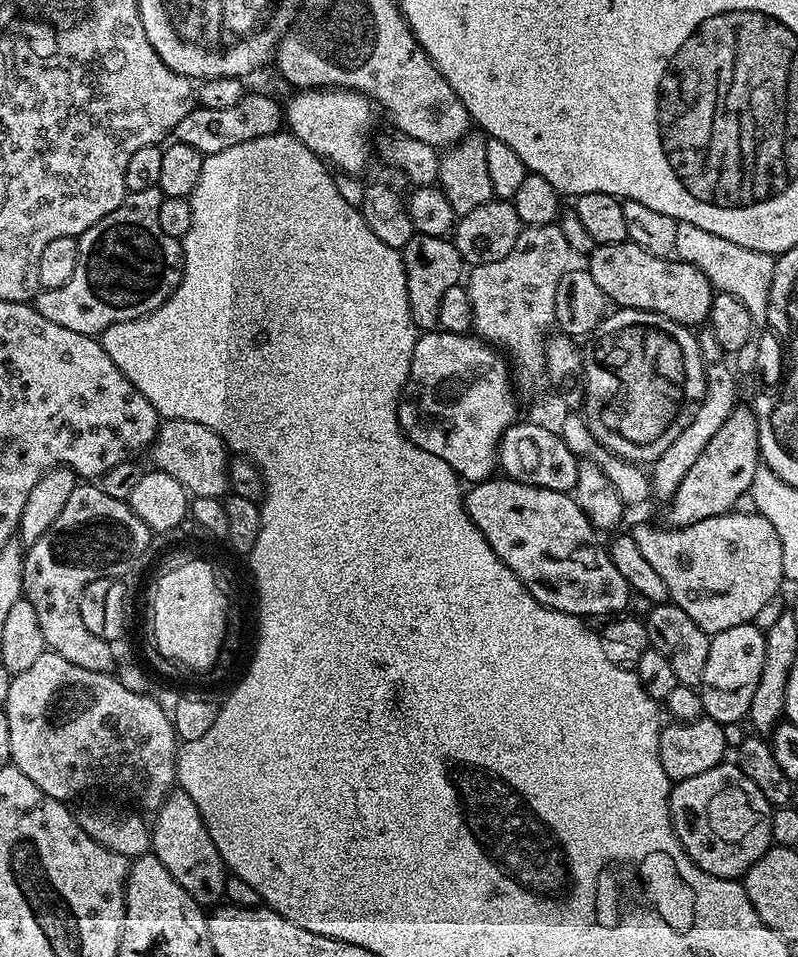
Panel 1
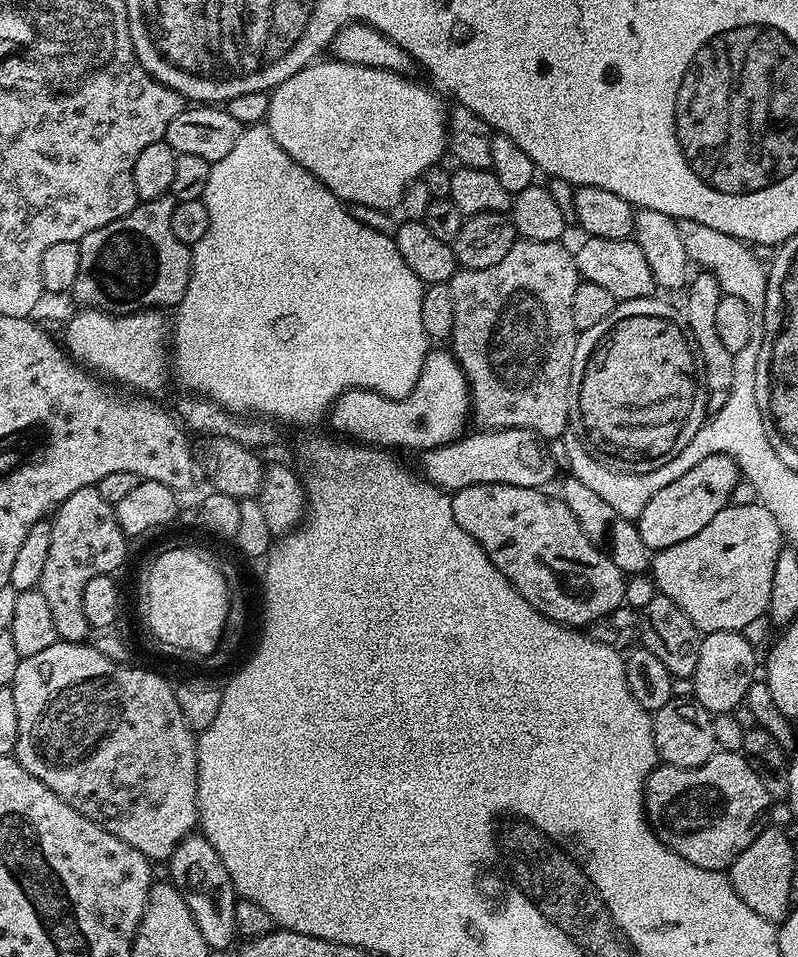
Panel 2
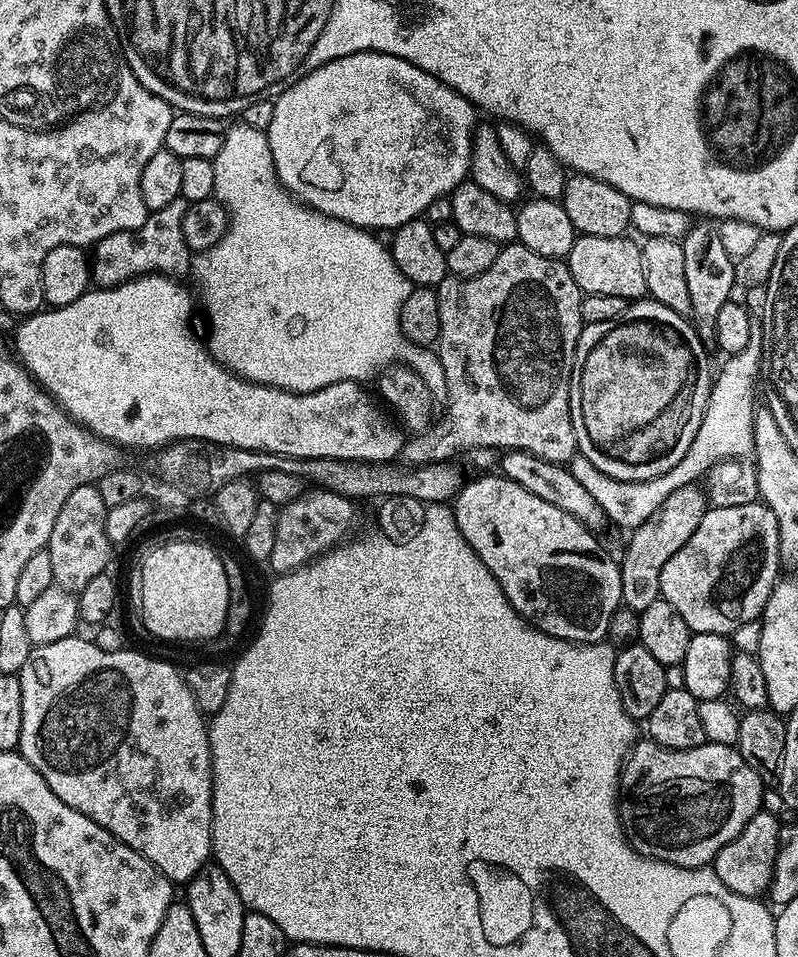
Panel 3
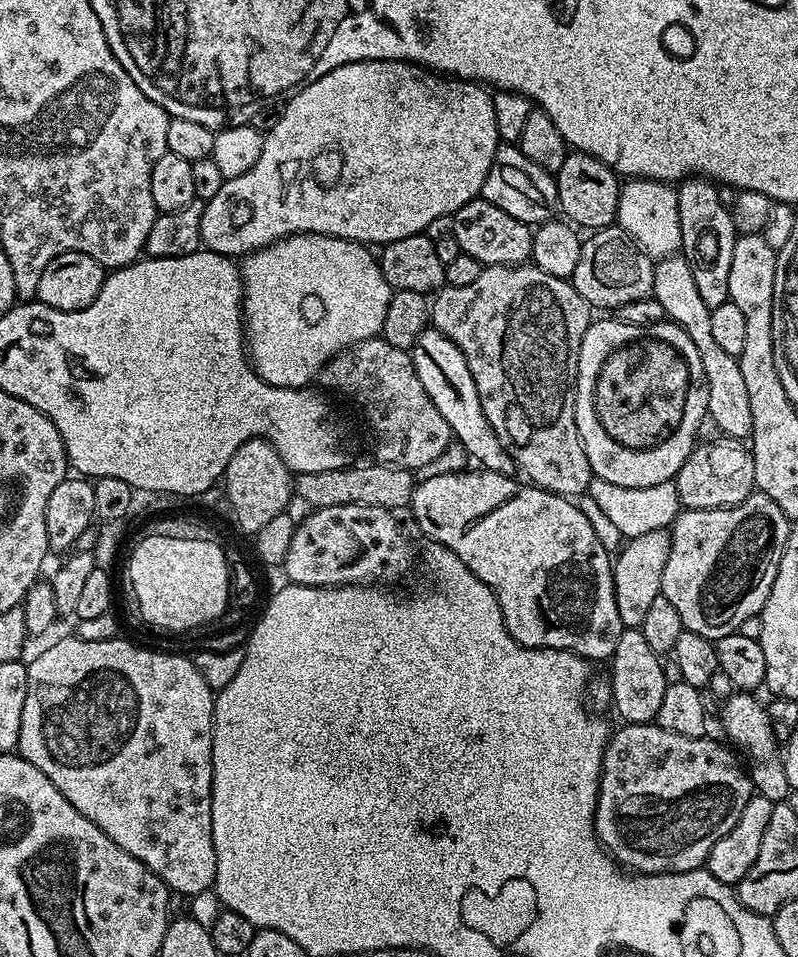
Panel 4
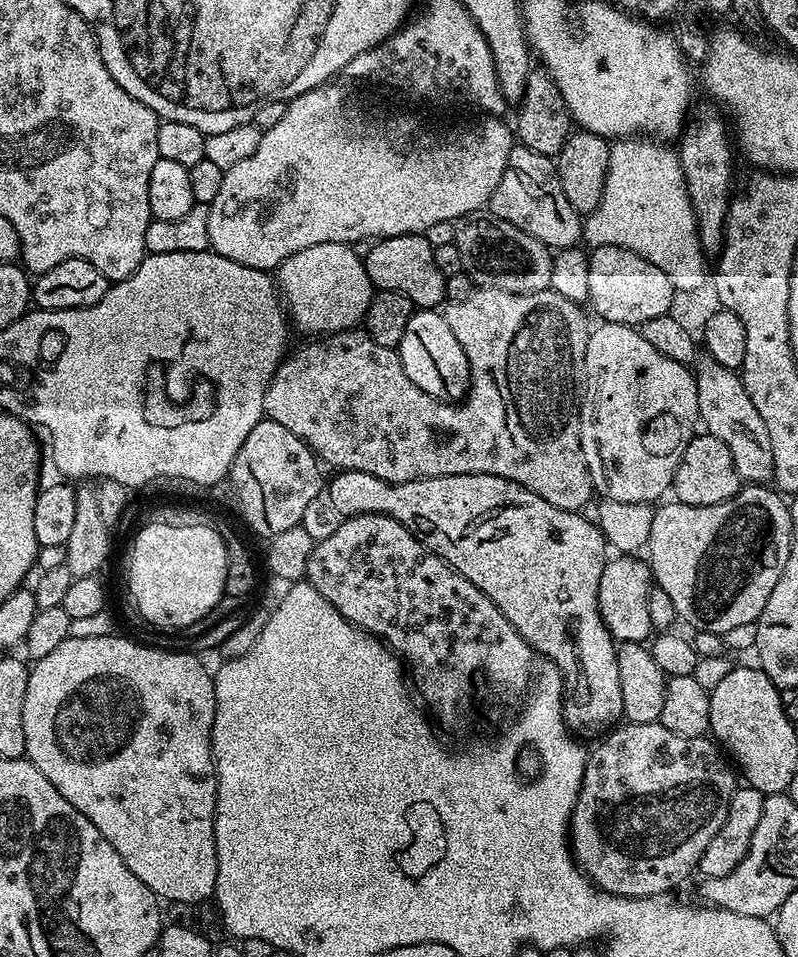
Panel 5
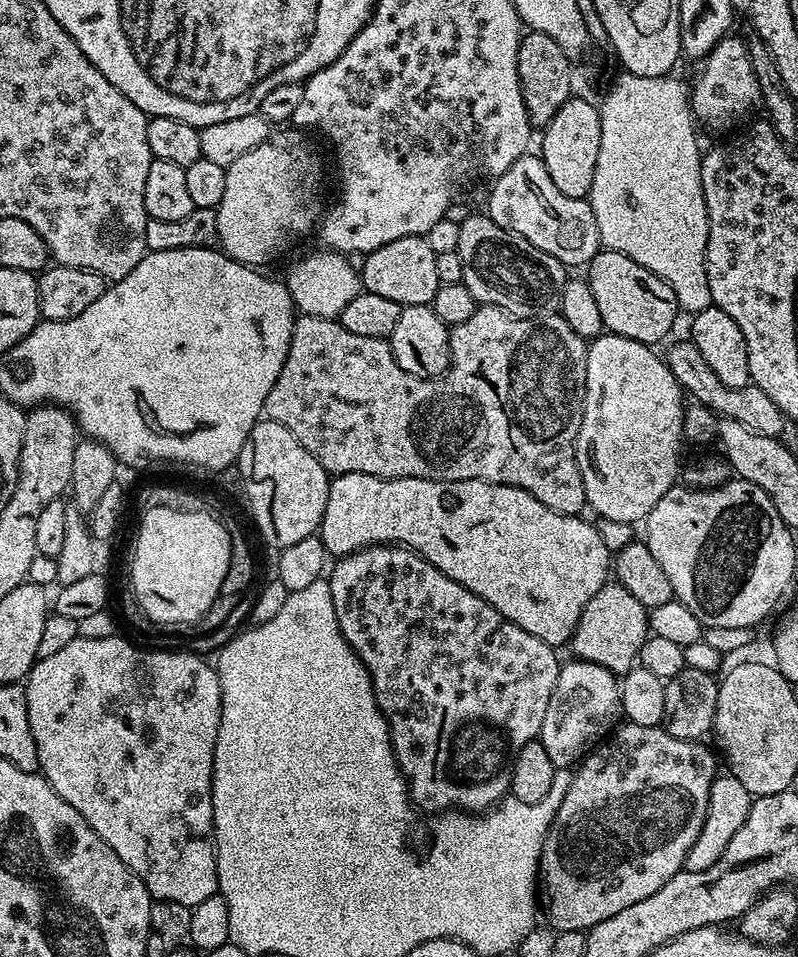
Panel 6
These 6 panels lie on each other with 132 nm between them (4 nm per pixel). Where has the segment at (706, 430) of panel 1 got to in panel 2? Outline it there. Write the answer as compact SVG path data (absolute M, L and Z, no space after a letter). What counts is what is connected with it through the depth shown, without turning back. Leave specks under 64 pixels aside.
M700 270L689 279L686 285L687 292L688 297L684 300L684 312L682 308L682 323L688 335L692 337L694 346L700 351L704 371L704 391L708 394L707 411L713 413L722 410L722 406L726 404L726 398L730 398L730 386L734 386L733 352L726 350L726 346L722 346L714 314L722 295L720 283L714 278L712 272Z

